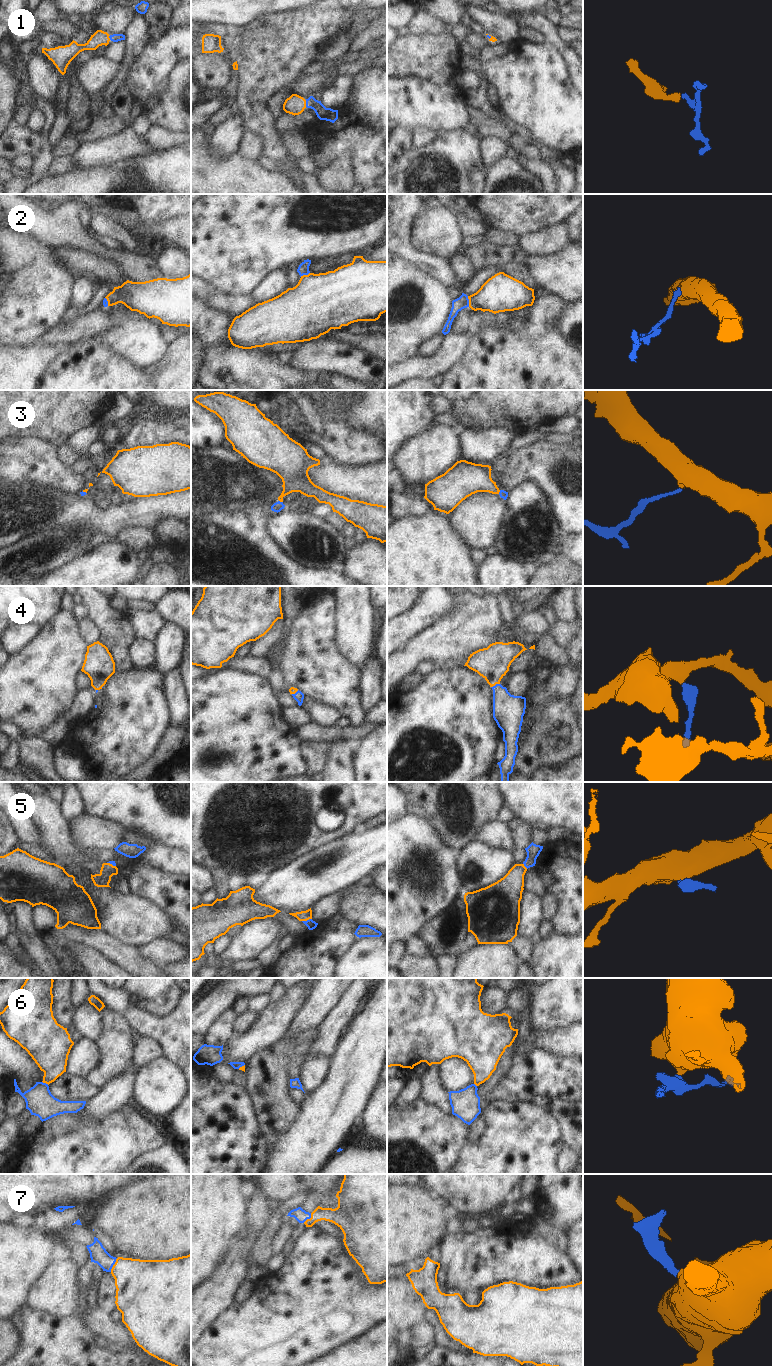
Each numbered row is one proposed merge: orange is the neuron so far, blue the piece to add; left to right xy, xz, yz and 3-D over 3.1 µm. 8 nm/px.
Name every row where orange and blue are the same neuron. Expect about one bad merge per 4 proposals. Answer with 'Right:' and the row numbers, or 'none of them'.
Right: 1, 2, 3, 4, 5, 7

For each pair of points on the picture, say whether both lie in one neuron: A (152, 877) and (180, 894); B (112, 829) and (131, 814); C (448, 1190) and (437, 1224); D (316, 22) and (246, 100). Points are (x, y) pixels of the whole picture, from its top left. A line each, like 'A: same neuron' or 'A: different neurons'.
A: same neuron
B: different neurons
C: different neurons
D: same neuron

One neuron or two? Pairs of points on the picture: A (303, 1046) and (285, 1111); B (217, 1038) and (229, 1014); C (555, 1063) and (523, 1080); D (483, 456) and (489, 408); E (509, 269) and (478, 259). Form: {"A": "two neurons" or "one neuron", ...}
{"A": "one neuron", "B": "one neuron", "C": "one neuron", "D": "two neurons", "E": "two neurons"}

